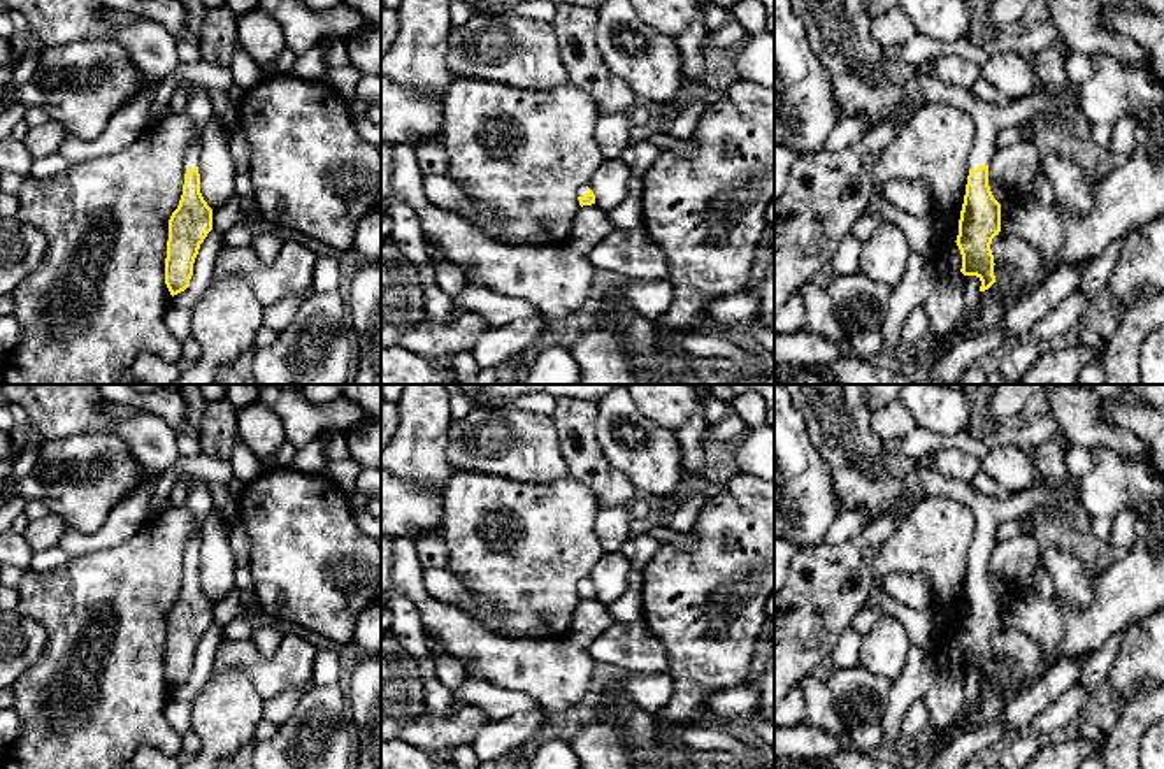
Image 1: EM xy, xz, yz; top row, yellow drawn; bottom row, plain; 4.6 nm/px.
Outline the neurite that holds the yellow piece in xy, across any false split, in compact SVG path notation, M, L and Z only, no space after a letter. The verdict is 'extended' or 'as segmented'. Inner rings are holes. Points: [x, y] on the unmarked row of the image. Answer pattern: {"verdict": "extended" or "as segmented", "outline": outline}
{"verdict": "extended", "outline": "M195 483L188 488L186 507L195 518L197 528L186 548L183 588L169 613L165 678L172 690L190 679L200 637L212 623L212 602L200 586L198 567L204 521L214 507L207 483Z"}

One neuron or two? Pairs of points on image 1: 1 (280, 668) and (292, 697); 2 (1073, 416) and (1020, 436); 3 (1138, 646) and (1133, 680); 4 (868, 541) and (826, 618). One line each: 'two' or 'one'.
1: two
2: two
3: one
4: one

